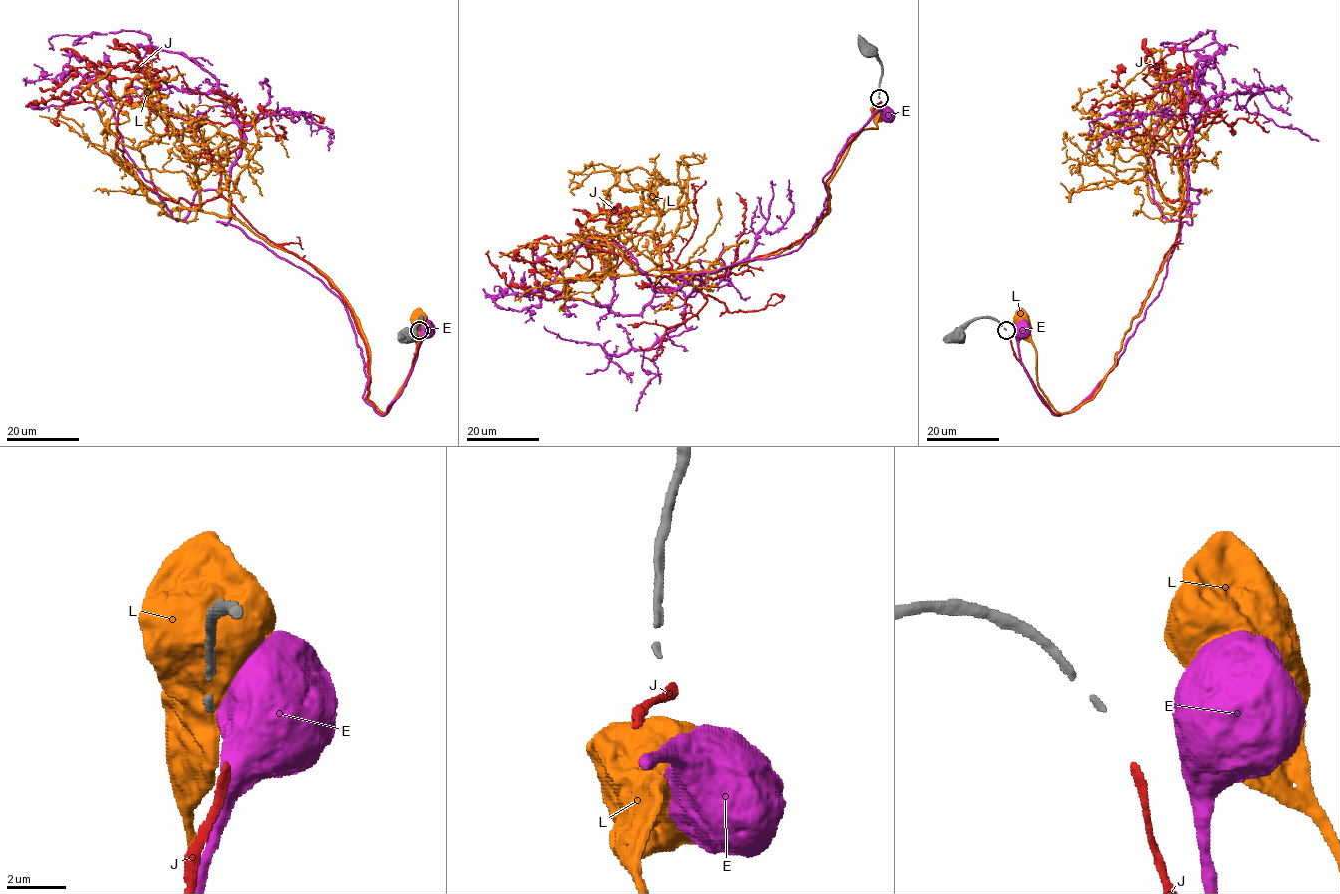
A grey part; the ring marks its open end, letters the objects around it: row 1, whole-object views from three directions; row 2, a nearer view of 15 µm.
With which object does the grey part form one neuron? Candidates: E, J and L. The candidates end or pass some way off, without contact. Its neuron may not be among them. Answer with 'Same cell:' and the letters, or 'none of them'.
Same cell: J

